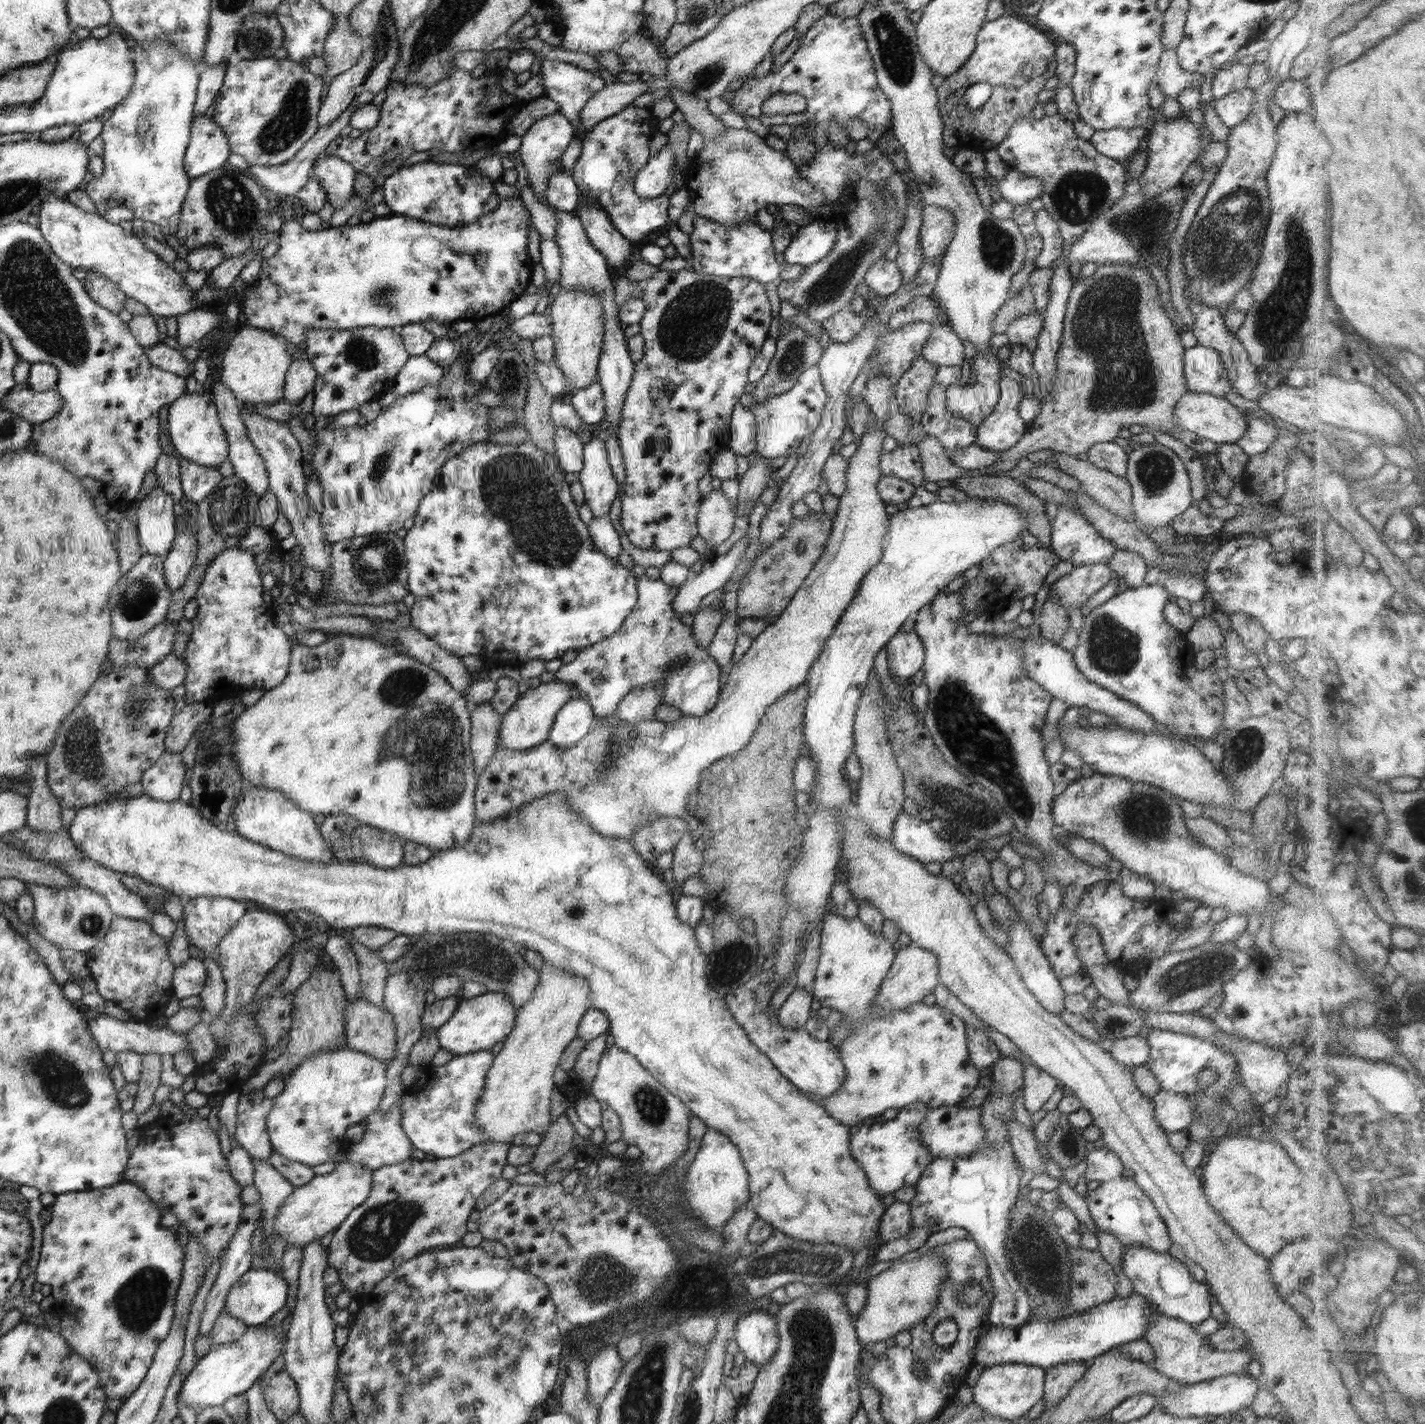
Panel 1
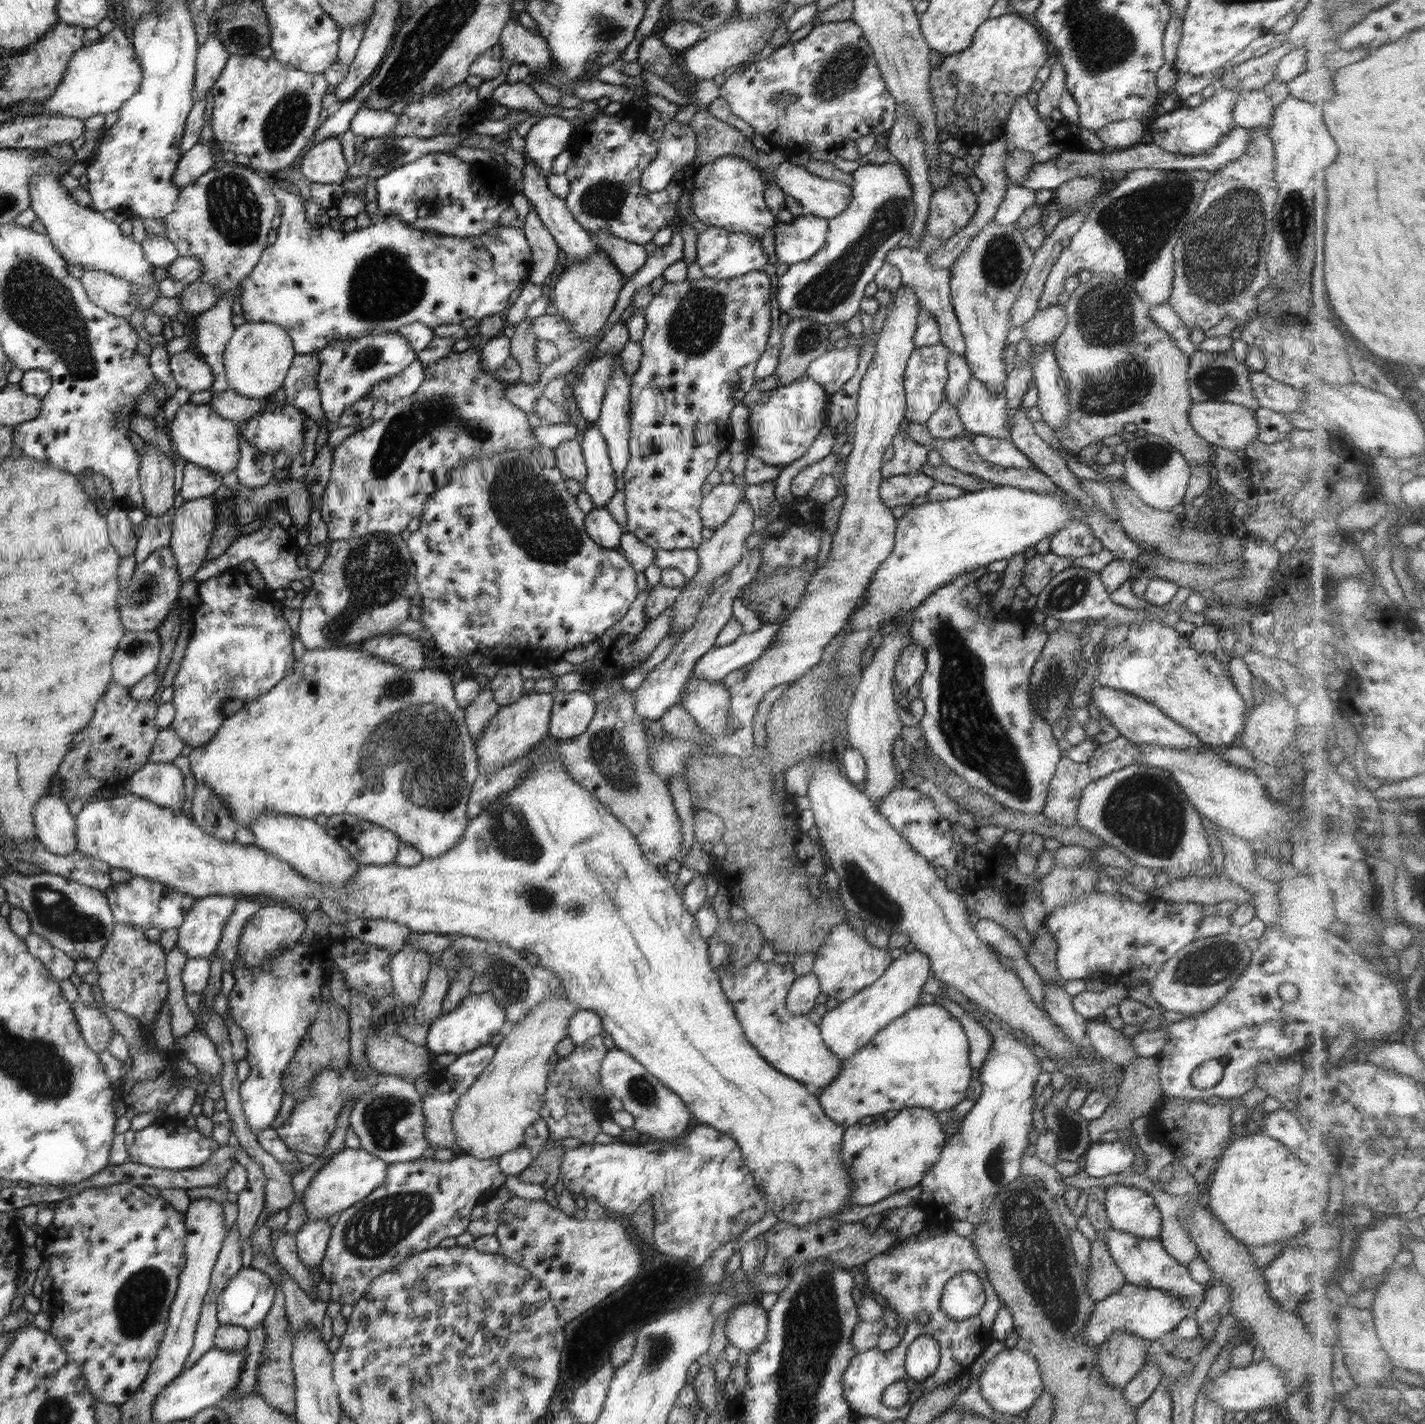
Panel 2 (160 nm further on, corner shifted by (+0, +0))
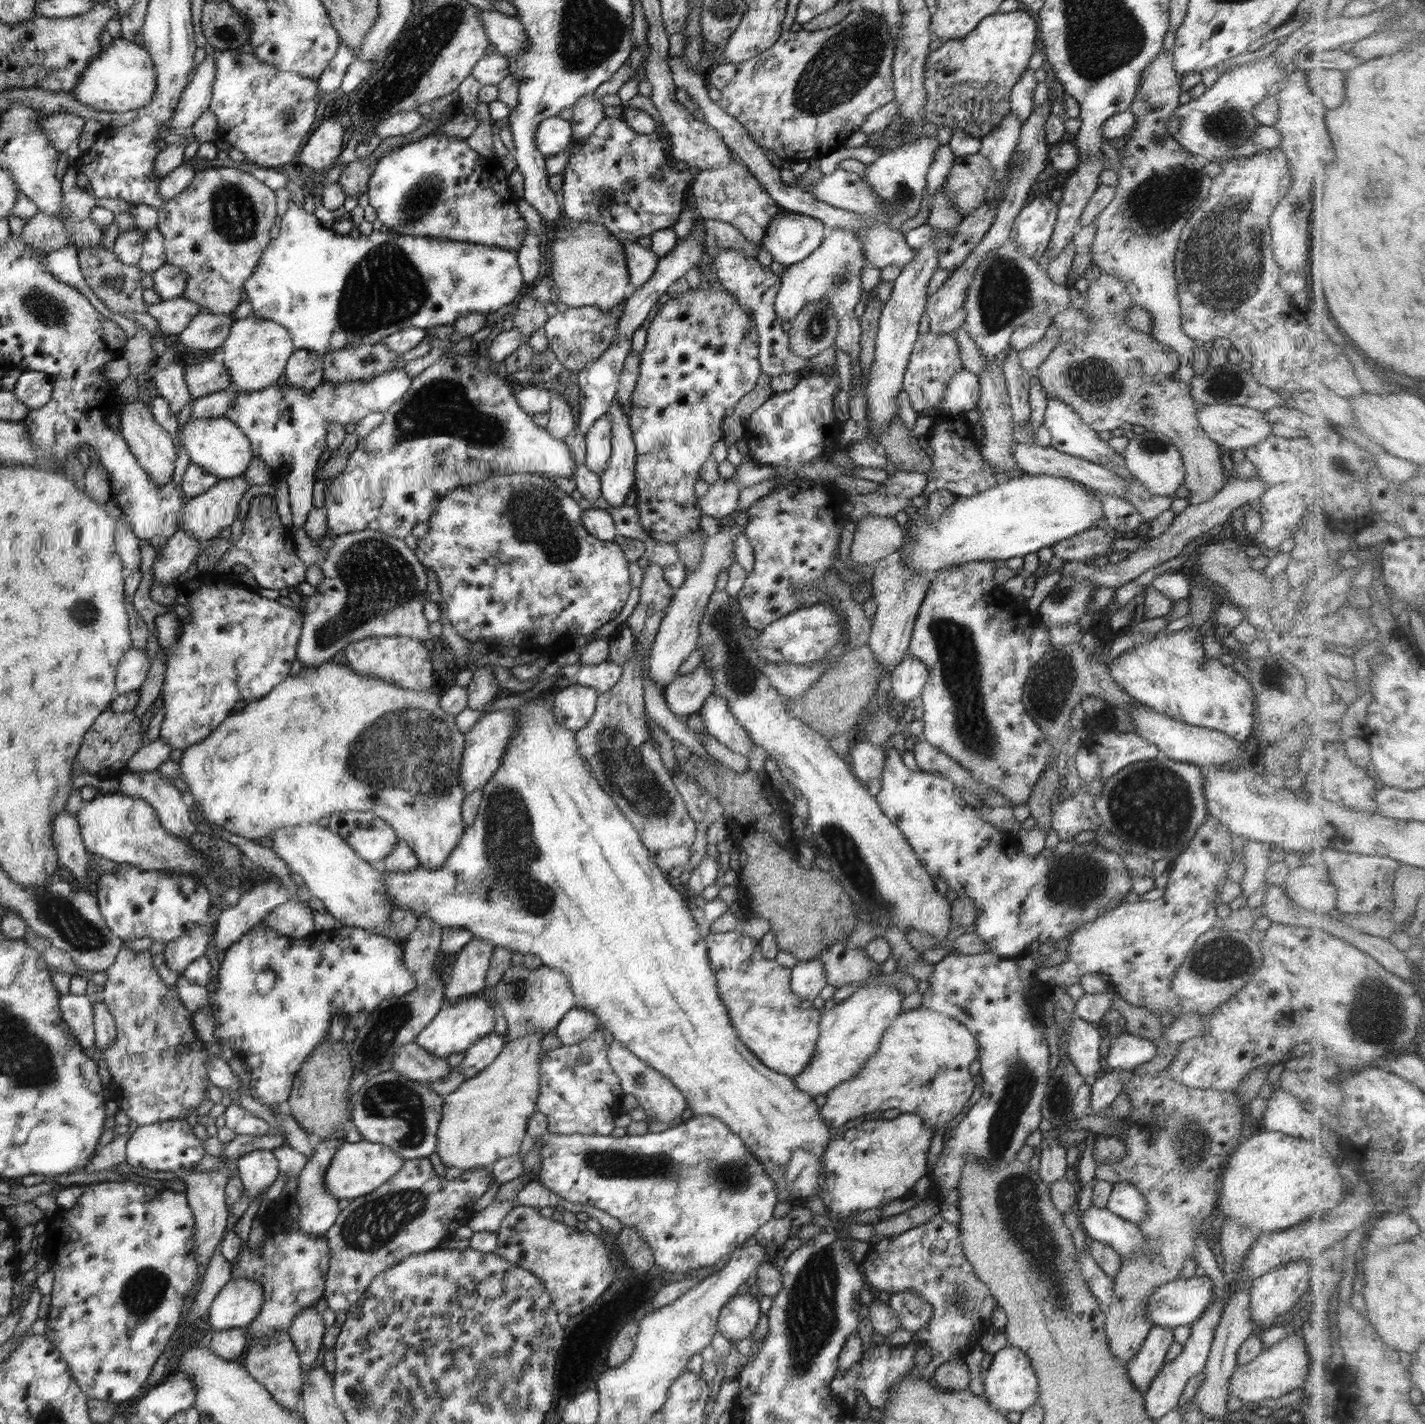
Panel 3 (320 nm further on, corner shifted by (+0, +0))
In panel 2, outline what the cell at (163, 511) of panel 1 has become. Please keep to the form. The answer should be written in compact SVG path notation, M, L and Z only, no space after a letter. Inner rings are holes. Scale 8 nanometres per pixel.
M146 443L140 456L141 490L145 497L144 513L162 517L174 504L174 464L169 456L156 452L154 444Z

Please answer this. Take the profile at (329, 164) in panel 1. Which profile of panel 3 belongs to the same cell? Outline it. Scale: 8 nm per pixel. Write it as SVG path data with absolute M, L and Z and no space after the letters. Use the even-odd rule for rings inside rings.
M336 117L323 119L301 148L300 162L322 176L340 156L344 145L344 129Z

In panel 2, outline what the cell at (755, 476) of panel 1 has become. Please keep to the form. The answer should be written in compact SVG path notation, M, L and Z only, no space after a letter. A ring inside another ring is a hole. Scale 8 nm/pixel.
M741 501L724 526L716 529L709 539L704 539L702 544L698 546L696 549L699 556L698 570L691 579L688 579L687 584L683 587L682 592L673 604L670 621L671 632L682 632L683 635L684 632L690 630L694 622L697 621L697 614L700 612L705 598L735 566L740 564L743 556L748 551L745 542L753 532L753 520L754 511L752 511L750 503Z

